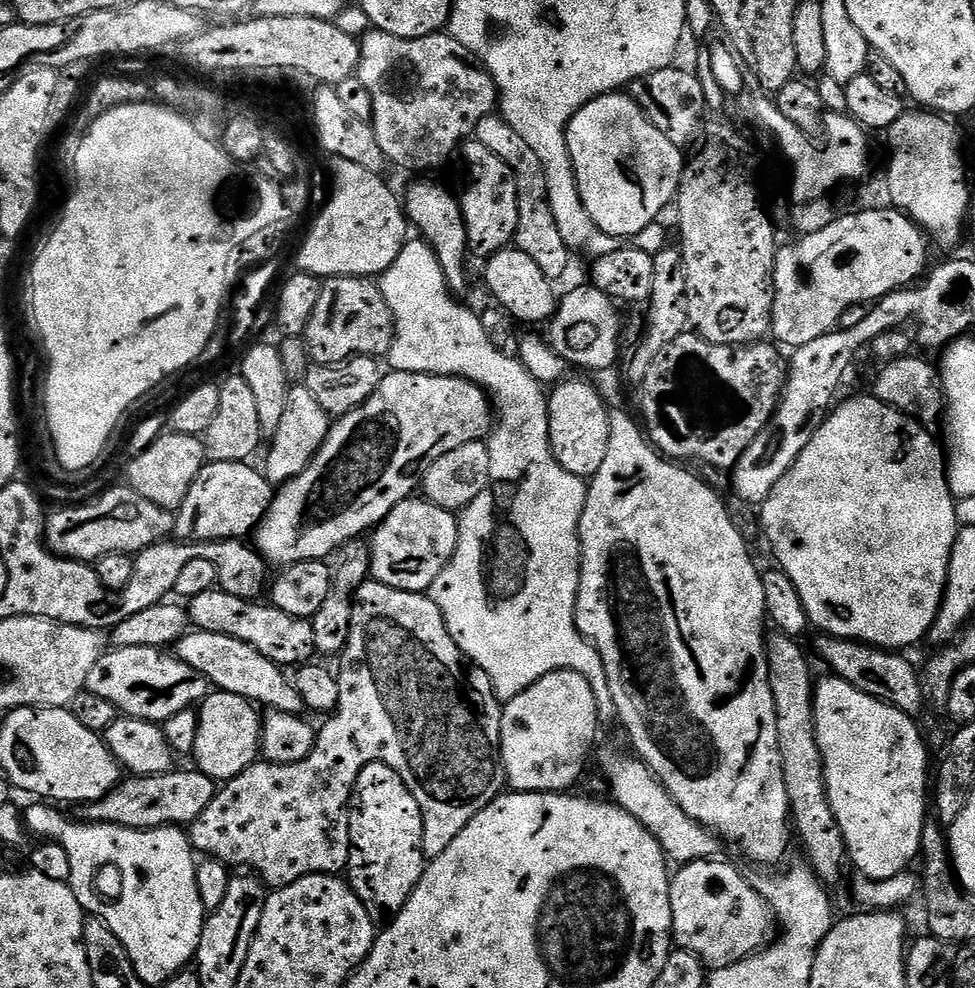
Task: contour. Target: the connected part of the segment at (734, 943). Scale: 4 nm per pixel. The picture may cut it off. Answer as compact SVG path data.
M720 859L692 860L688 864L679 865L670 886L672 938L675 947L681 952L694 954L708 970L734 966L755 952L767 948L773 939L774 917L768 901L761 898L751 879L747 880L734 865Z

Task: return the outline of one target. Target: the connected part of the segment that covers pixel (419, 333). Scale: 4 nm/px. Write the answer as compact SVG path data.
M409 239L405 243L404 249L398 254L398 258L394 258L392 265L379 277L378 283L382 294L386 298L386 306L390 306L392 321L396 324L396 337L392 339L392 351L390 353L391 367L397 372L417 372L418 374L428 372L432 376L459 376L462 380L471 380L472 383L481 385L484 391L490 394L495 407L498 409L498 423L486 440L490 450L490 478L492 483L488 485L485 492L478 494L478 498L474 498L474 502L470 502L468 507L459 513L460 541L454 550L452 561L442 570L442 574L438 574L438 578L434 578L430 589L431 598L438 606L438 610L442 610L442 618L446 622L454 642L458 642L460 649L479 668L486 670L486 674L496 691L496 697L501 702L513 700L518 694L522 694L524 688L529 688L534 680L542 678L546 674L557 672L558 670L574 670L578 674L582 674L582 678L586 678L586 682L590 682L590 688L594 690L601 725L608 726L608 724L612 723L615 725L618 717L614 706L614 694L610 694L610 682L606 678L606 666L602 666L602 654L598 654L596 647L582 635L576 625L576 599L578 598L578 586L580 585L580 519L582 518L584 503L588 497L588 484L581 477L570 474L570 470L563 468L558 462L558 458L554 458L550 438L548 437L550 426L548 425L548 396L546 395L545 385L539 384L528 373L526 366L520 364L515 355L507 356L509 353L505 349L494 346L490 336L483 329L480 317L476 312L472 313L466 305L455 304L451 300L454 293L448 287L444 271L440 268L440 263L434 254L434 250L424 243L423 239Z

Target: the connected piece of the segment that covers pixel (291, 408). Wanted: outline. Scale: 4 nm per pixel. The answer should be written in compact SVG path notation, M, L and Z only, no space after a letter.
M289 387L286 410L282 410L282 418L270 436L272 449L268 452L268 468L266 467L269 484L279 486L302 474L302 470L312 464L312 459L328 437L329 427L330 417L326 410L322 410L322 406L318 406L318 398L314 398L314 394L310 394L306 387Z

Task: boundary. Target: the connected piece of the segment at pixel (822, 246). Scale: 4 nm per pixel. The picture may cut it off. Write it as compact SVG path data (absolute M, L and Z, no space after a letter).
M893 206L855 211L849 216L837 215L826 229L801 235L797 244L789 242L777 251L772 275L770 332L773 337L777 336L775 339L781 345L789 344L792 350L806 346L806 342L814 342L814 338L822 338L822 334L833 331L847 307L855 304L871 306L891 292L915 285L925 275L924 263L928 260L930 244L925 231L911 217Z

